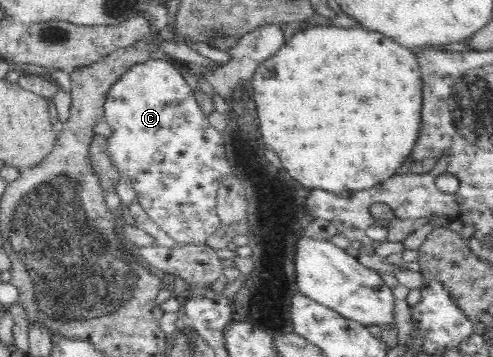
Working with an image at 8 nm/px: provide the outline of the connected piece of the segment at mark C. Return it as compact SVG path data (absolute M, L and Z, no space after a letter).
M166 57L163 59L150 58L146 61L131 65L130 69L127 69L126 73L110 87L110 91L106 97L103 119L105 119L106 123L113 129L112 135L109 137L110 156L114 158L114 162L116 162L118 166L121 176L130 177L131 184L136 191L136 201L144 208L144 211L152 221L172 237L178 245L207 244L208 237L215 234L222 226L216 211L217 191L221 188L222 182L226 179L226 176L232 175L232 166L226 158L226 147L224 146L226 143L225 137L222 136L220 131L210 125L208 118L202 113L202 110L200 110L200 106L198 106L196 98L194 98L194 92L190 88L190 85L184 80L179 65Z

